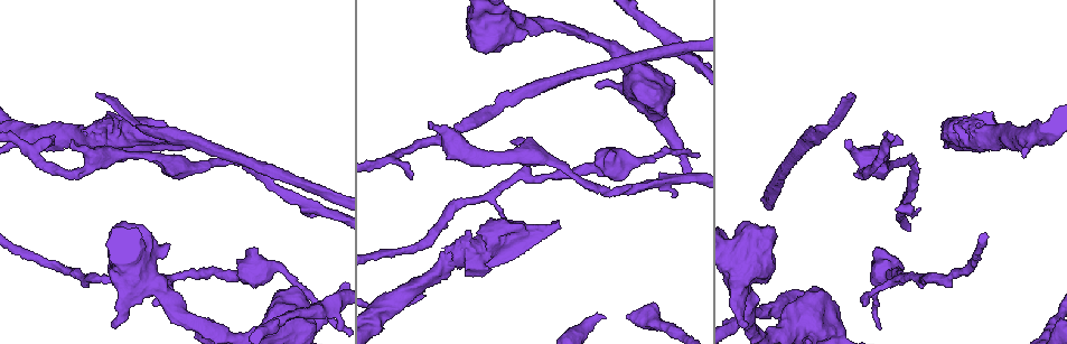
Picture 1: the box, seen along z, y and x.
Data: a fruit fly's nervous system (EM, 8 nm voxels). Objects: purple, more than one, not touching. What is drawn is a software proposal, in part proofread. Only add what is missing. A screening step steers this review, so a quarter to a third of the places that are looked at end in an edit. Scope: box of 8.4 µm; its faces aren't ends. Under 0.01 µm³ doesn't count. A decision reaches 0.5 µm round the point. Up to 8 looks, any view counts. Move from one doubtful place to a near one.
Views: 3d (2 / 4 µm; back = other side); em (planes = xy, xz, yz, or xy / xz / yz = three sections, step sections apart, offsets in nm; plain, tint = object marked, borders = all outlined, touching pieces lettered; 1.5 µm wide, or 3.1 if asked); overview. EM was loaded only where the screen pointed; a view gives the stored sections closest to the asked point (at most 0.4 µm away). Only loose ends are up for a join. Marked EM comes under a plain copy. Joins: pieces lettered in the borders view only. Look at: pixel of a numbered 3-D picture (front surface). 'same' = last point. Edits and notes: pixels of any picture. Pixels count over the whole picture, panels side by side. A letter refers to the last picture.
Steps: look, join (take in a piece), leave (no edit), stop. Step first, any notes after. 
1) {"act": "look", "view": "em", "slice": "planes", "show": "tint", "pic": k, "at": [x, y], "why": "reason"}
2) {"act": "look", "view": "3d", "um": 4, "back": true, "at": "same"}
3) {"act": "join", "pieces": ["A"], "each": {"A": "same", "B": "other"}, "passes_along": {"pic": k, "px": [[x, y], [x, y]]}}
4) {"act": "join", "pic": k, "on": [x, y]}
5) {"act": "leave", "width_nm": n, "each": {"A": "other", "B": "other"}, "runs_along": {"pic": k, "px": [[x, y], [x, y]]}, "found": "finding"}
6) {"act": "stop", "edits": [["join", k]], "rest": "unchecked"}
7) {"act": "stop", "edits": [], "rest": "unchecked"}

{"act": "look", "view": "3d", "um": 4, "pic": 1, "at": [113, 325], "why": "branch stops here"}

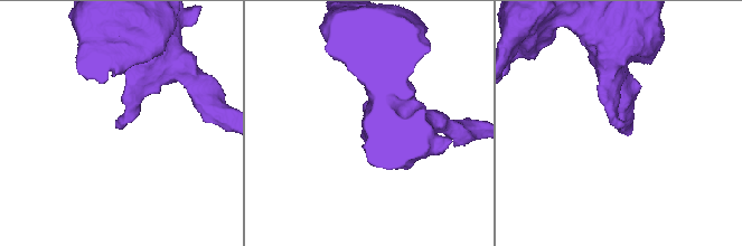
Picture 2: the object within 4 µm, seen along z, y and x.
{"act": "look", "view": "em", "slice": "planes", "show": "tint", "pic": 2, "at": [623, 126]}

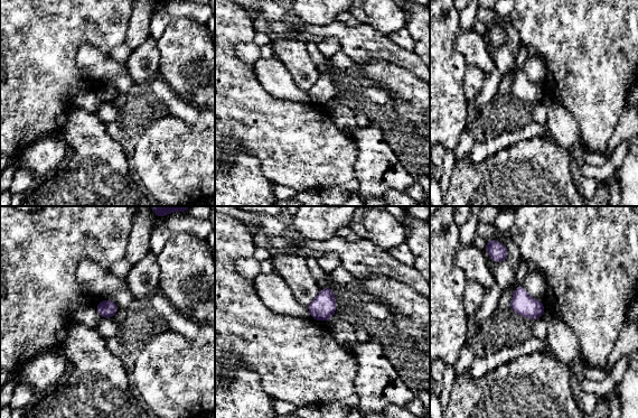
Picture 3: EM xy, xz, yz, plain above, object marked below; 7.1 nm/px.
{"act": "look", "view": "em", "slice": "planes", "show": "borders", "at": "same"}

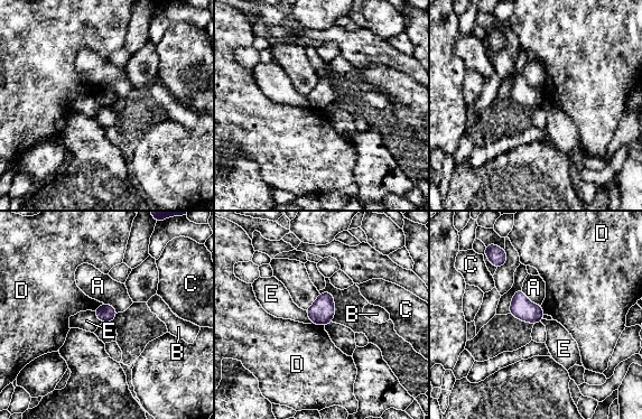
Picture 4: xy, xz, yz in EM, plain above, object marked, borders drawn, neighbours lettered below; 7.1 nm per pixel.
{"act": "leave", "longest_contact_nm": ["A", 180], "each": {"A": "other", "B": "other", "C": "other", "D": "other", "E": "other"}, "border": {"pic": 4, "px": [[93, 312], [103, 322]]}, "found": "none of them fits"}

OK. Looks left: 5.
{"act": "look", "view": "em", "slice": "planes", "show": "tint", "pic": 1, "at": [863, 301], "why": "thin end"}

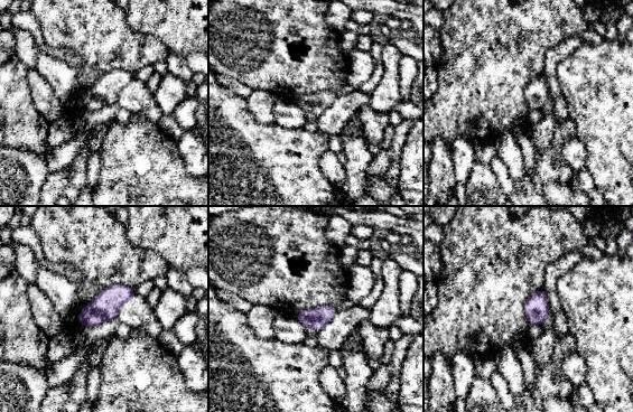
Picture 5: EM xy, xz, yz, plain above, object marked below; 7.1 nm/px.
{"act": "look", "view": "em", "slice": "planes", "show": "borders", "at": "same"}

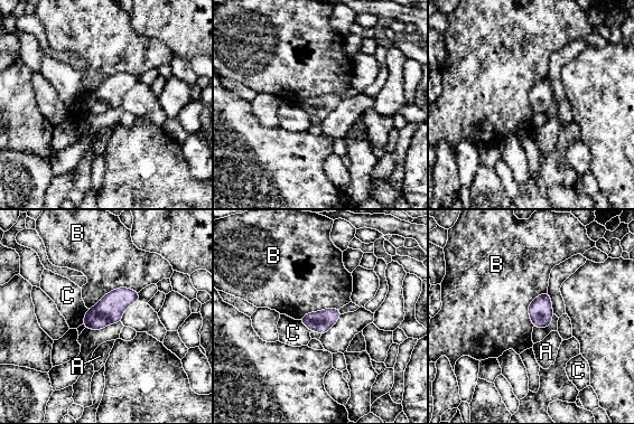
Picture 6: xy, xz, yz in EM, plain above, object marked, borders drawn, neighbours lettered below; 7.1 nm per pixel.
{"act": "leave", "width_nm": 160, "each": {"A": "other", "B": "other", "C": "other"}, "found": "none of them fits"}

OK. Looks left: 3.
{"act": "look", "view": "em", "slice": "xy", "step": 8, "show": "tint", "pic": 1, "at": [851, 141], "why": "tapers out"}

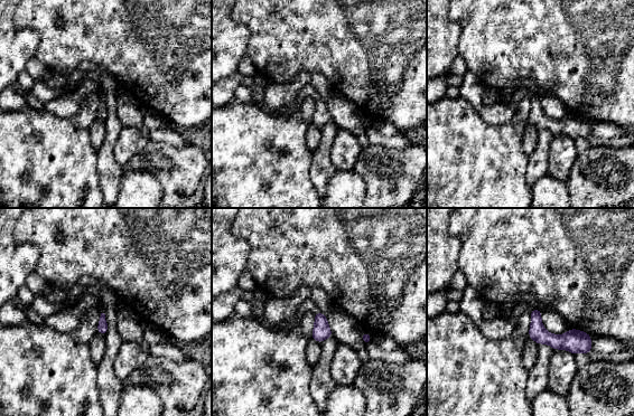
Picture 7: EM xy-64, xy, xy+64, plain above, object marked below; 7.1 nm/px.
{"act": "look", "view": "em", "slice": "xy", "step": 8, "show": "borders", "at": "same", "why": "see the neighbours"}

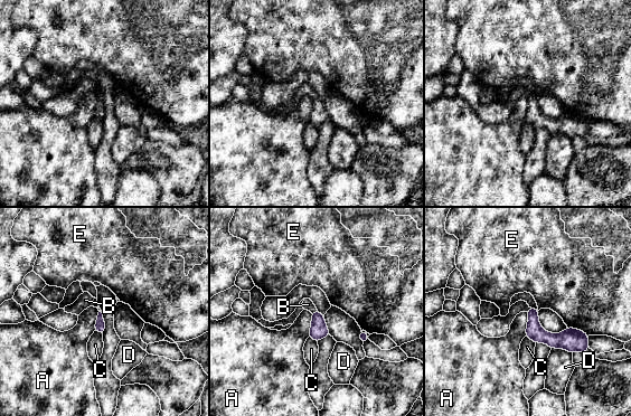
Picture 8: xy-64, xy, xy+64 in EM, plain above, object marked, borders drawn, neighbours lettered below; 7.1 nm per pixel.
{"act": "join", "pieces": ["B"], "each": {"A": "other", "B": "same", "C": "other", "D": "other", "E": "other"}, "passes_along": {"pic": 8, "px": [[319, 329], [314, 311], [308, 304]]}, "found": "the neuron continues"}

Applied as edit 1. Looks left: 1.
{"act": "stop", "edits": [["join", 8]], "rest": "unchecked"}

